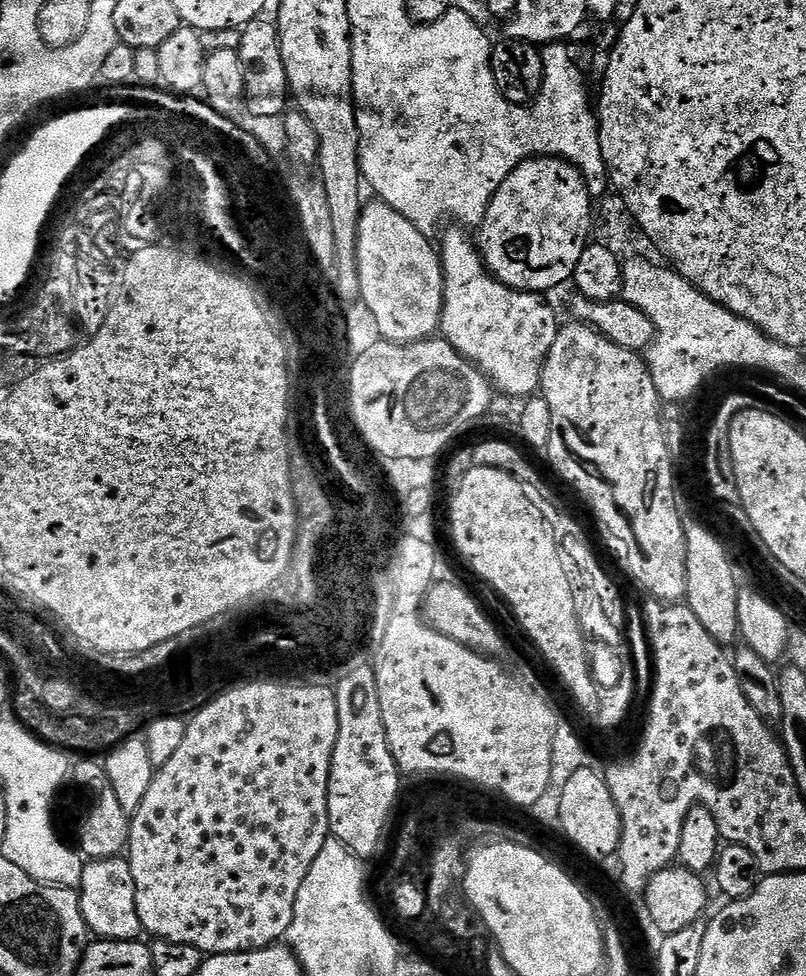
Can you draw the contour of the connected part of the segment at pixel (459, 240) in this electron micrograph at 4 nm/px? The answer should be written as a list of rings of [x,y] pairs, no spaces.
[[[448,232],[444,236],[444,312],[440,315],[439,331],[499,391],[501,388],[508,396],[531,397],[539,389],[544,363],[550,346],[554,346],[558,331],[556,312],[543,295],[507,288],[485,271],[473,241],[471,244],[463,236],[465,233],[460,232]]]

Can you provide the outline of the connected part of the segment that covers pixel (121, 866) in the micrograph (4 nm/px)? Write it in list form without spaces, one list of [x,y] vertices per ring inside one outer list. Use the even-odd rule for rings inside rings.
[[[123,855],[105,860],[88,860],[82,870],[80,879],[80,905],[82,906],[82,918],[86,918],[88,931],[93,937],[105,940],[140,940],[142,929],[138,918],[138,902],[134,890],[134,874],[130,870],[127,859]]]

